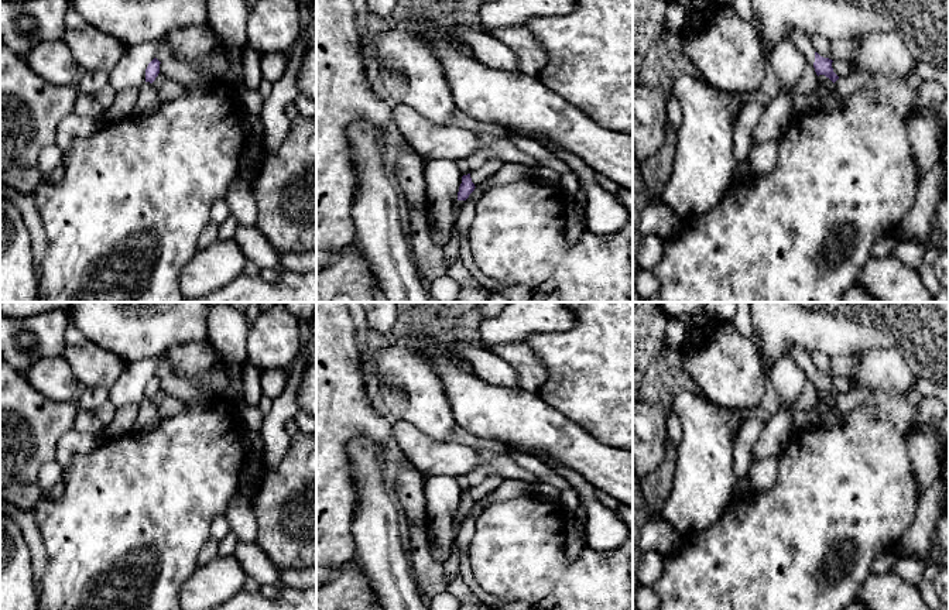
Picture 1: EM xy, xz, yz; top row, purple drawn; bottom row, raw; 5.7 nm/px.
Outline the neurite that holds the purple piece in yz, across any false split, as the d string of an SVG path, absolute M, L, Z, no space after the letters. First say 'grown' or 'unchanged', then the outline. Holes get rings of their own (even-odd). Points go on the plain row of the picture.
grown; M791 346L789 356L805 370L808 380L815 384L816 391L825 391L833 400L839 395L839 393L833 388L832 376L820 373L811 356L804 352L799 346Z

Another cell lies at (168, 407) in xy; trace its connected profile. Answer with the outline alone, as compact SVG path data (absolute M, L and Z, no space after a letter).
M167 395L160 404L157 404L157 408L161 418L169 418L184 412L186 404L179 398Z

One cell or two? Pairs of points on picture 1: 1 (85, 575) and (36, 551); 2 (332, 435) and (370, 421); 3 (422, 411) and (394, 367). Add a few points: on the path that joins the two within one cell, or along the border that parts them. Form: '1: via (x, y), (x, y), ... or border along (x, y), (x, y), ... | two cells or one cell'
1: border along (36, 523), (45, 557), (41, 588) | two cells
2: via (342, 425), (346, 421), (360, 421) | one cell
3: via (421, 400), (411, 390), (406, 379) | one cell

